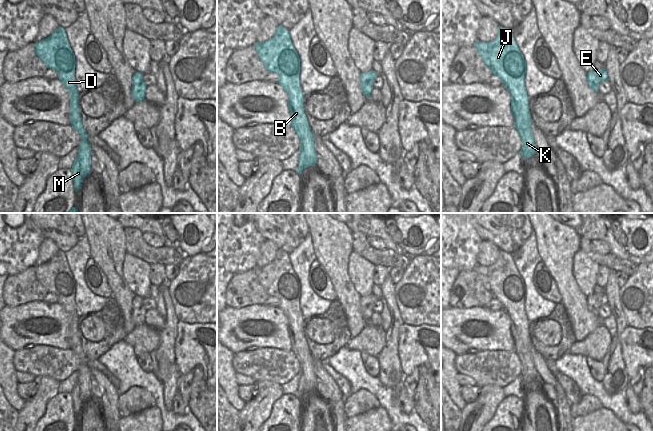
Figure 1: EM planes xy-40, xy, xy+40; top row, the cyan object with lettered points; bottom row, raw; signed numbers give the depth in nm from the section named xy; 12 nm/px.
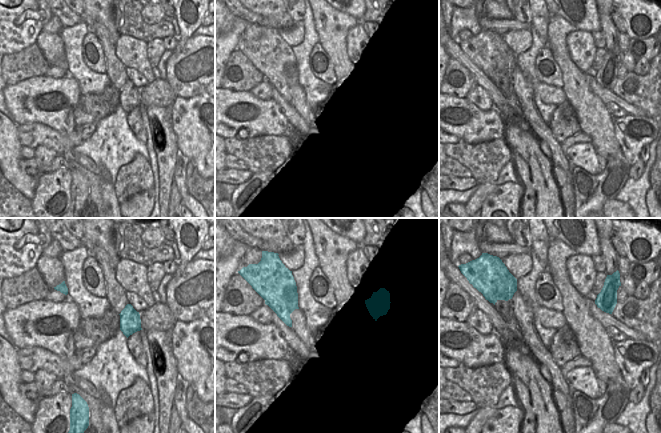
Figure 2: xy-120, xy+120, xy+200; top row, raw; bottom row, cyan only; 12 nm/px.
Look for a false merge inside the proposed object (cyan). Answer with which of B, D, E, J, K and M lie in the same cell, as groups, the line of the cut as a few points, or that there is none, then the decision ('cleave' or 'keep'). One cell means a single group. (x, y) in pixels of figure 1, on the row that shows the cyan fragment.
groups B D E J K M; cut none; keep

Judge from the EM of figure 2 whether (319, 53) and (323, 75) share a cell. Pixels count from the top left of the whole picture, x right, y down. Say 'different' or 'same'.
same

